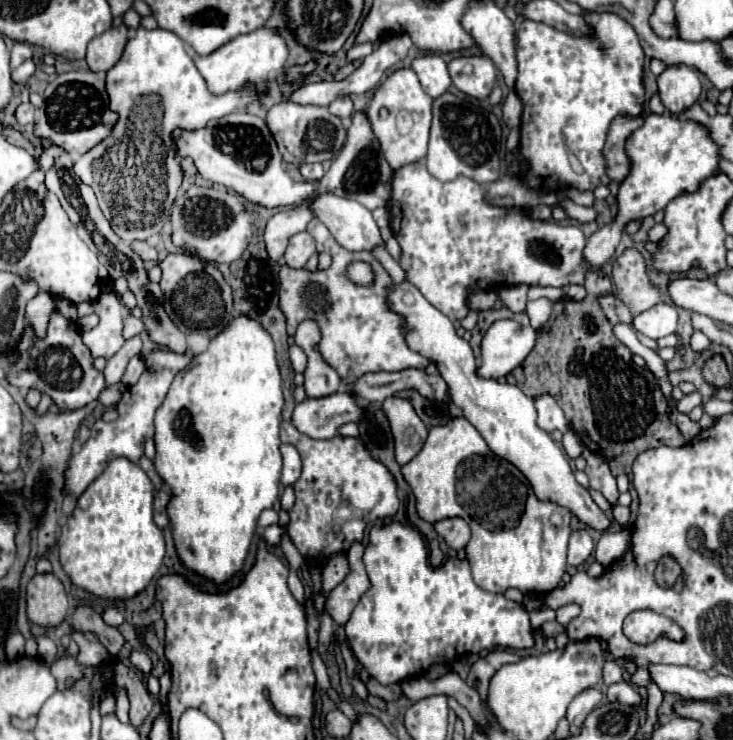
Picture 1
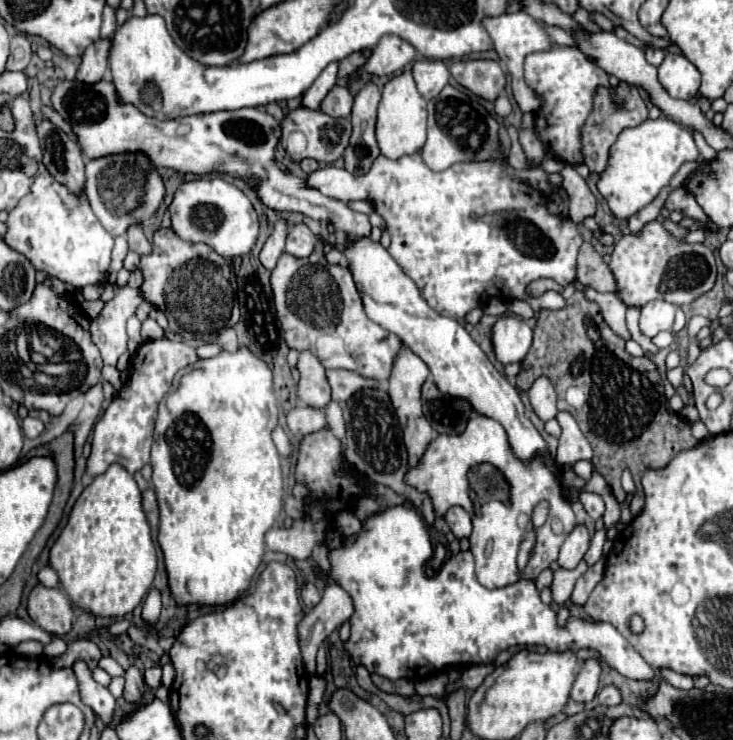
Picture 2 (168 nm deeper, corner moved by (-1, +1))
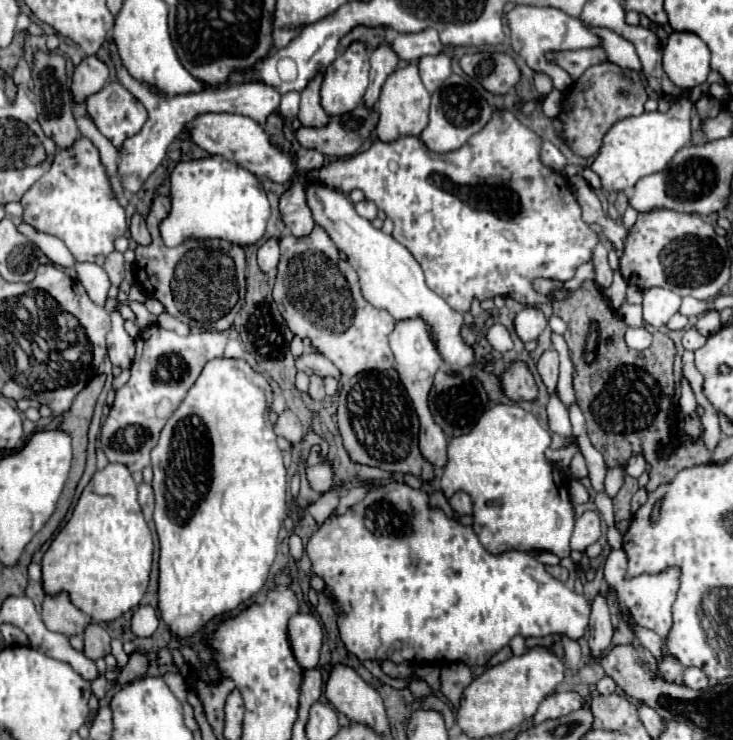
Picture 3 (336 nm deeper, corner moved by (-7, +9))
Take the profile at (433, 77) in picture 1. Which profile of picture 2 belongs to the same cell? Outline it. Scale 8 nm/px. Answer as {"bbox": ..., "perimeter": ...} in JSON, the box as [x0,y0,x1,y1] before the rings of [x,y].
{"bbox":[413,59,449,99],"perimeter":[[[421,59],[413,63],[413,77],[419,93],[425,99],[433,99],[449,83],[449,67],[443,61]]]}

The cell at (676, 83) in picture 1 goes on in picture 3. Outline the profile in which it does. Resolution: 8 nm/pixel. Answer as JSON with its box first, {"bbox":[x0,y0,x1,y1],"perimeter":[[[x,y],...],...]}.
{"bbox":[663,31,709,89],"perimeter":[[[673,31],[663,49],[663,69],[681,89],[693,89],[707,81],[709,59],[709,47],[687,31]]]}

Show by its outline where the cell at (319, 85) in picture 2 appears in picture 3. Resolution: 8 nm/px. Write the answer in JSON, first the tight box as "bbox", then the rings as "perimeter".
{"bbox":[299,79,329,127],"perimeter":[[[311,79],[311,83],[301,91],[301,109],[299,121],[305,127],[325,127],[329,123],[329,115],[319,105],[319,83]]]}

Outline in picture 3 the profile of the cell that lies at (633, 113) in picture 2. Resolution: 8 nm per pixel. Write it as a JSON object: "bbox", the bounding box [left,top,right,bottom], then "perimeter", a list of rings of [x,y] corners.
{"bbox":[557,61,647,157],"perimeter":[[[611,61],[593,65],[563,91],[561,111],[557,115],[557,119],[563,125],[559,137],[573,153],[581,157],[593,157],[597,155],[601,139],[607,133],[607,129],[625,117],[641,115],[645,101],[647,101],[647,91],[639,73],[627,71]]]}

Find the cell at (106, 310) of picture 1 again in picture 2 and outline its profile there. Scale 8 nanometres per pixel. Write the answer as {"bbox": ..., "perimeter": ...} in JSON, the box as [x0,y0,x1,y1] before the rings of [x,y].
{"bbox":[91,287,141,365],"perimeter":[[[123,287],[111,301],[105,303],[99,317],[91,321],[91,339],[101,351],[103,363],[115,365],[119,355],[127,351],[125,323],[131,315],[135,315],[141,301],[139,289]]]}

